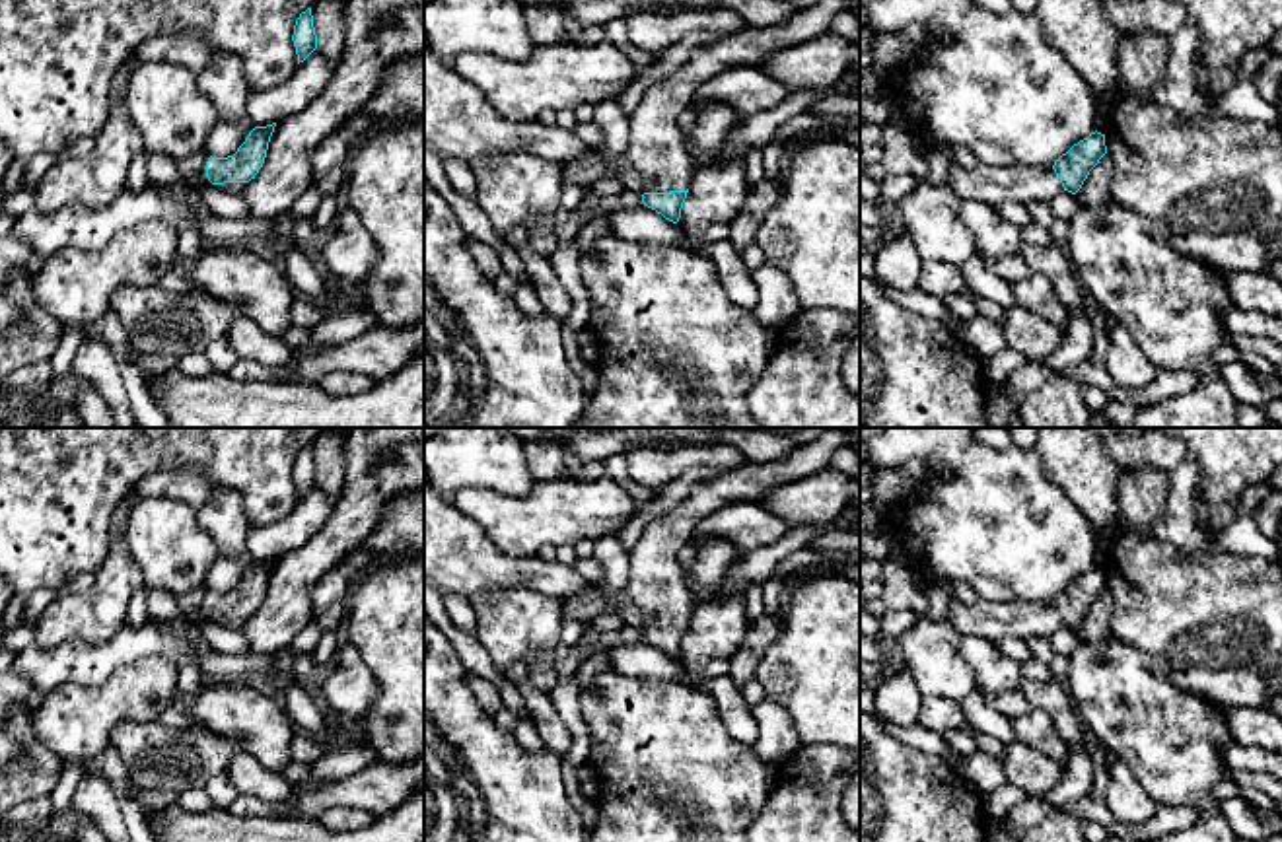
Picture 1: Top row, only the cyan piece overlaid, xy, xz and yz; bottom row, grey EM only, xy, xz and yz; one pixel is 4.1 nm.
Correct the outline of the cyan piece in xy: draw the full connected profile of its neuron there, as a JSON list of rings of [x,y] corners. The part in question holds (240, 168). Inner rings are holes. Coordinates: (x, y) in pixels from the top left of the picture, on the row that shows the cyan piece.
[[[276,123],[255,126],[233,156],[212,158],[206,154],[200,187],[214,185],[226,193],[241,194],[265,163],[274,126]]]

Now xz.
[[[821,0],[817,6],[800,10],[780,25],[720,33],[710,45],[696,51],[685,64],[677,66],[671,76],[654,84],[644,93],[640,105],[628,115],[628,150],[623,154],[626,167],[621,177],[624,191],[638,193],[648,208],[677,224],[694,175],[691,154],[677,128],[677,119],[691,105],[696,88],[712,76],[722,74],[726,68],[759,66],[772,53],[827,33],[831,19],[838,12],[848,10],[848,4],[850,0]]]

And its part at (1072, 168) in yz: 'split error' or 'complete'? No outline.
split error

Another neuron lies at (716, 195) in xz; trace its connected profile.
[[[745,161],[694,169],[677,226],[694,245],[730,239],[730,224],[747,196]]]

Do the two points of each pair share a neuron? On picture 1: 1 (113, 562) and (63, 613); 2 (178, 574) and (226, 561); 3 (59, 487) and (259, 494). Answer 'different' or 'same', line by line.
1: same
2: different
3: same

